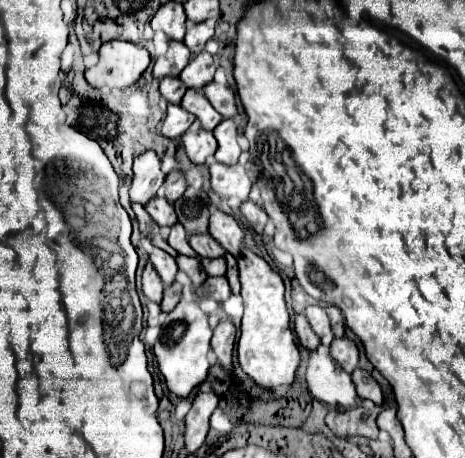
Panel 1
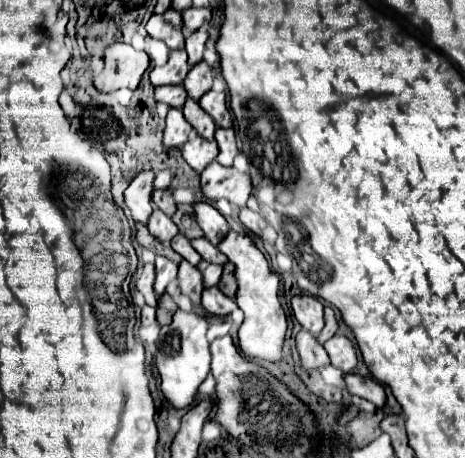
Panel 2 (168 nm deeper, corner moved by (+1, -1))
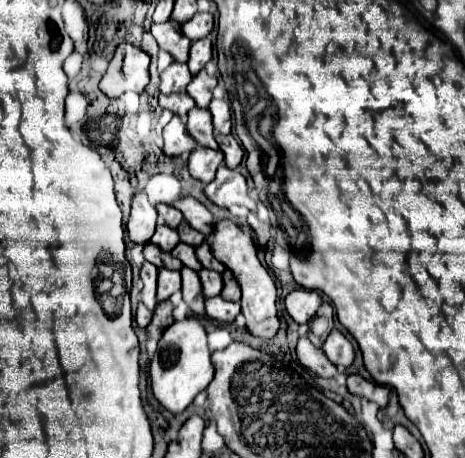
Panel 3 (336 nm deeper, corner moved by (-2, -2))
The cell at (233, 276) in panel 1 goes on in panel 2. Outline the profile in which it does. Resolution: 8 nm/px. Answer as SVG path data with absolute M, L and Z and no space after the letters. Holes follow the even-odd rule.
M232 263L224 265L224 273L222 273L222 279L218 283L218 289L224 291L230 299L234 299L234 295L236 295L236 277L234 277L234 265Z

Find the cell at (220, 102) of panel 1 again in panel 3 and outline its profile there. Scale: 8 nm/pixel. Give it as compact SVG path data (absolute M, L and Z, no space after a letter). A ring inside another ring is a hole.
M211 100L209 104L209 112L213 116L213 126L217 132L221 134L229 134L231 132L231 126L233 126L233 120L231 120L231 108L229 108L229 102L227 100Z

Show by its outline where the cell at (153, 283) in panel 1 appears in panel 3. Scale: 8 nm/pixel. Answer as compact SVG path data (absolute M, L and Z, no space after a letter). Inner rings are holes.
M145 262L141 268L141 280L143 280L143 304L153 310L157 306L155 288L157 288L157 266L151 266L151 262Z

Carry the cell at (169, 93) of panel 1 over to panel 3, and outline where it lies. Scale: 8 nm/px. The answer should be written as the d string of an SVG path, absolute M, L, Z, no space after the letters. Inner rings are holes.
M183 90L183 92L179 92L179 94L161 94L161 96L159 96L159 104L161 104L161 108L167 108L167 110L171 110L173 114L185 118L187 112L195 106L195 100Z

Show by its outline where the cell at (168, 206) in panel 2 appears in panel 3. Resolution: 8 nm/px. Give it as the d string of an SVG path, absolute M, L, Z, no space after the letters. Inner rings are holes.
M157 204L157 212L163 218L163 222L171 228L177 228L179 222L183 220L183 214L179 210L175 210L173 206L167 206L167 204Z

